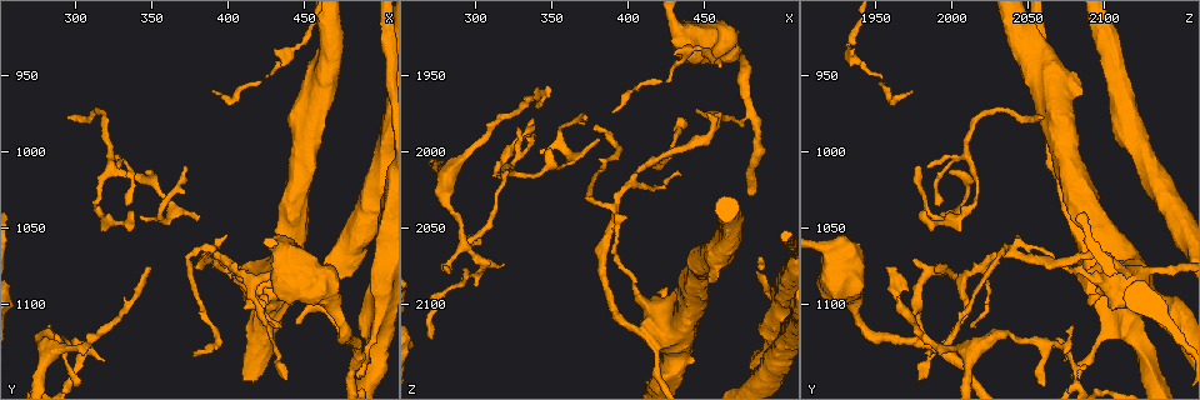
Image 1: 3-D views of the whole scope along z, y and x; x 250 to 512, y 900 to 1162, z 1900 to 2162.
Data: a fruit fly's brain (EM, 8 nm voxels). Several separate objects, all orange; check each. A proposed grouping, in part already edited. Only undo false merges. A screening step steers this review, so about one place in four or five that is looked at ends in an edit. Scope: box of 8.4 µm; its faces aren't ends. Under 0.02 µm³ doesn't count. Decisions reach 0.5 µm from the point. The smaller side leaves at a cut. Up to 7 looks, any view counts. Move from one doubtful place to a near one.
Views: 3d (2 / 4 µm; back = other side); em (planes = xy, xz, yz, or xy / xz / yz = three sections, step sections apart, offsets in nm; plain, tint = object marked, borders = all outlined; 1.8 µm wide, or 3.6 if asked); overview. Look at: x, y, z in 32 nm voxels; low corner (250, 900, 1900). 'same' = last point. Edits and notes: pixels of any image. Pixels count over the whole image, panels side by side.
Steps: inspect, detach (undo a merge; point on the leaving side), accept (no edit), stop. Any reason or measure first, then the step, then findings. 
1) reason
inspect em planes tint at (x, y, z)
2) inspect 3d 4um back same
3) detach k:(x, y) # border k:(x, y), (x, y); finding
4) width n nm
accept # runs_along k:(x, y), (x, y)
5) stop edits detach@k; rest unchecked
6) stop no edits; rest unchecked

sharp bend
inspect 3d 4um at (306, 1128, 2076)

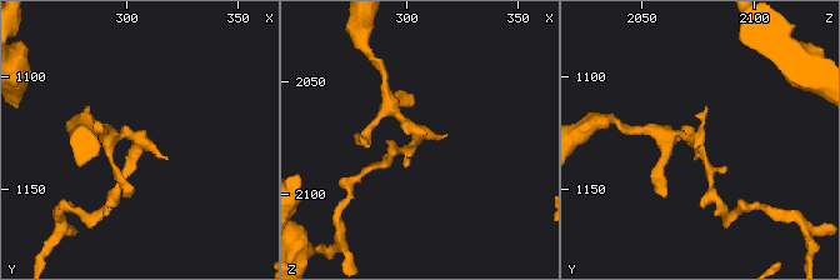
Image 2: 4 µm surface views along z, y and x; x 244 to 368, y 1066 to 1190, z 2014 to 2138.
need the tissue
inspect em planes tint at (305, 1131, 2074)

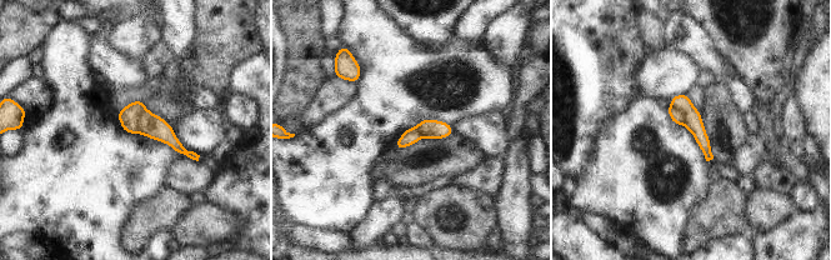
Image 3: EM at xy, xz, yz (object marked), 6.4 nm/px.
detach 3:(129, 115) # part_leaving 3:(677, 98), (691, 113), (709, 156); two cells meet here

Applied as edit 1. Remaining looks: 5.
see it whole again
inspect overview

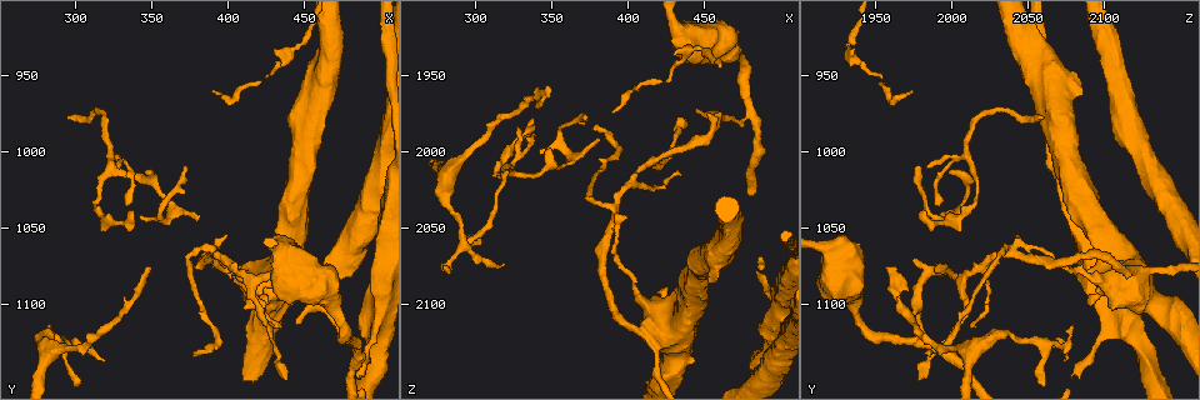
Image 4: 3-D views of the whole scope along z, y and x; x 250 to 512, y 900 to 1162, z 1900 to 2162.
sharp bend
inspect em planes plain at (324, 1012, 2012)

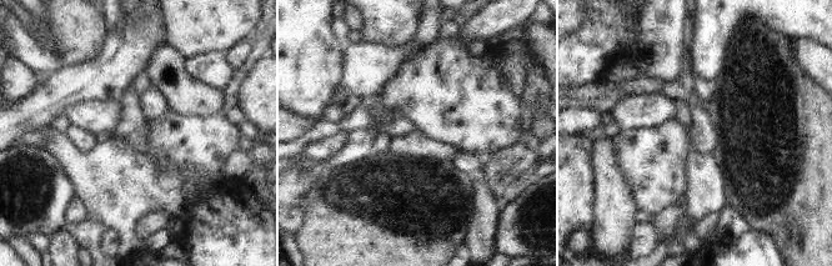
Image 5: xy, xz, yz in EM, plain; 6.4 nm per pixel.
inspect em planes tint same

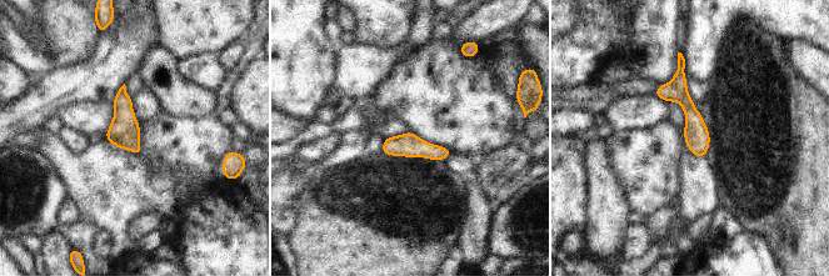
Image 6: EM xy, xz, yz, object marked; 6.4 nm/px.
width 160 nm
accept # runs_along 6:(680, 64), (680, 95), (702, 154); continuous, no second cell

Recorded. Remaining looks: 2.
thick turns thin
inspect em planes tint at (282, 1132, 2012)

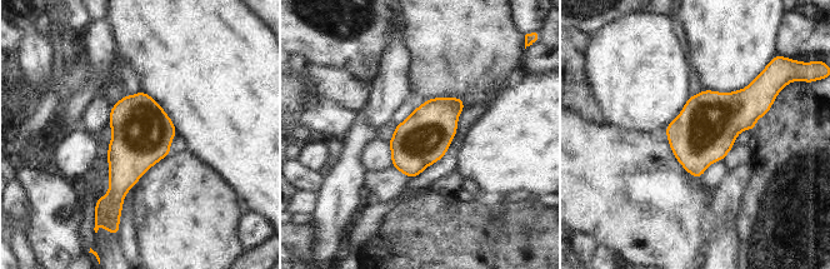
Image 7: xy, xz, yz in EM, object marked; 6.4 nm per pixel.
width 340 nm
accept # one cell here

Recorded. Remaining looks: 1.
stop edits detach@3; rest unchecked

